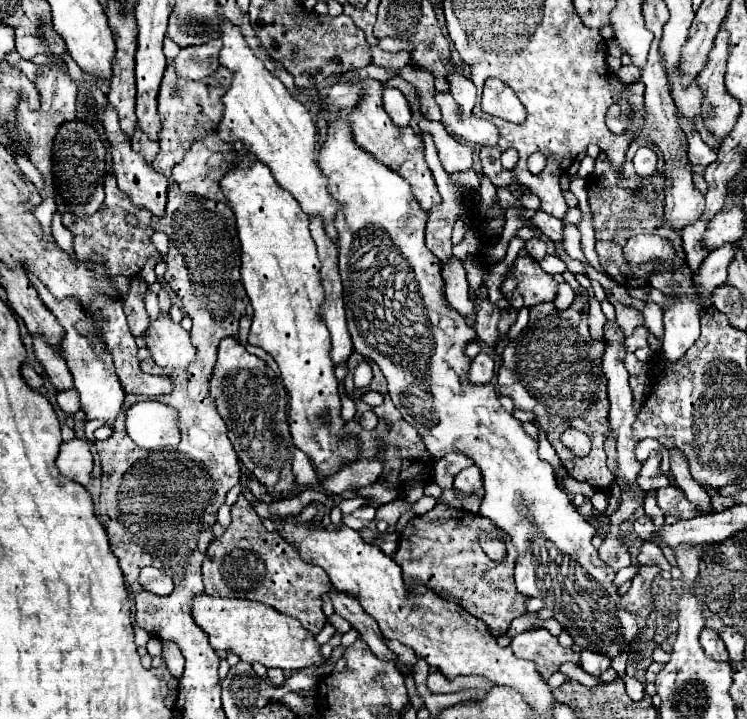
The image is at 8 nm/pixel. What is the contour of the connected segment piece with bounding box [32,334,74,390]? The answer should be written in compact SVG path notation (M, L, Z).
M42 334L32 336L32 344L34 344L34 354L36 360L42 364L44 372L48 374L50 382L58 388L58 390L66 390L72 388L72 374L68 372L68 366L64 362L64 358L44 340Z

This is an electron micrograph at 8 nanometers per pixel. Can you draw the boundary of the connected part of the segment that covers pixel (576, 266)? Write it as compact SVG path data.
M558 251L559 258L564 261L567 265L567 269L573 274L583 273L586 274L583 264L578 260L572 260L569 255L564 251Z

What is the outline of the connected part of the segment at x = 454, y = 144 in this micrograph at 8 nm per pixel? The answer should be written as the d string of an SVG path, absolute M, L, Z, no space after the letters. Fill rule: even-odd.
M420 120L420 132L430 132L434 136L434 144L438 148L440 162L446 172L458 172L458 170L470 170L474 166L474 152L468 144L458 142L446 132L444 122L432 122L432 120Z

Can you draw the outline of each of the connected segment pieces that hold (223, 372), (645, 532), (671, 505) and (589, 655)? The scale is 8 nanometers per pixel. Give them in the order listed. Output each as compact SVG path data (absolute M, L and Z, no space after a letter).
M234 338L222 340L218 348L218 362L212 374L212 396L216 398L218 412L228 424L232 446L242 464L264 484L274 498L282 498L284 492L296 488L292 474L292 438L286 418L286 394L276 374L266 362L250 354Z
M642 514L640 518L634 518L632 528L634 528L634 530L640 534L640 536L650 536L650 534L656 530L654 520L652 520L648 514Z
M678 486L658 488L656 494L658 494L658 506L664 510L664 514L672 514L672 516L678 516L684 520L700 514L696 504L692 504Z
M582 650L582 652L580 652L580 666L582 666L582 670L588 672L590 676L600 678L600 674L610 668L610 660L608 660L606 656L602 656L602 654Z

